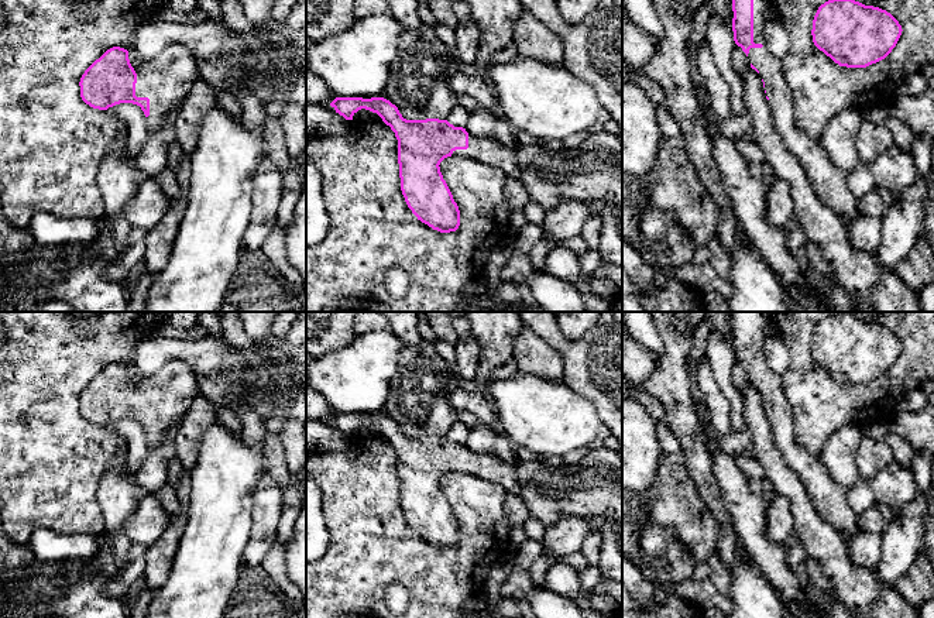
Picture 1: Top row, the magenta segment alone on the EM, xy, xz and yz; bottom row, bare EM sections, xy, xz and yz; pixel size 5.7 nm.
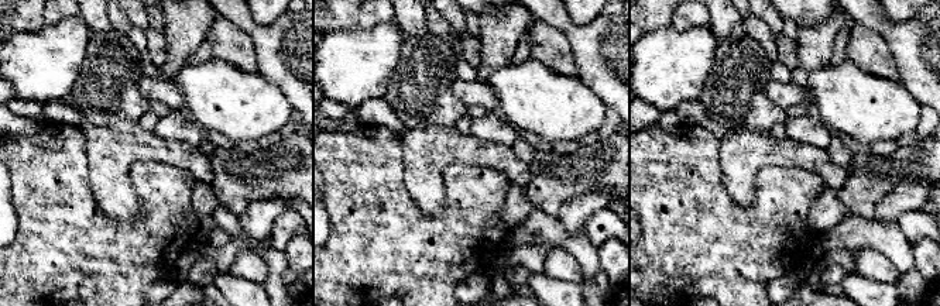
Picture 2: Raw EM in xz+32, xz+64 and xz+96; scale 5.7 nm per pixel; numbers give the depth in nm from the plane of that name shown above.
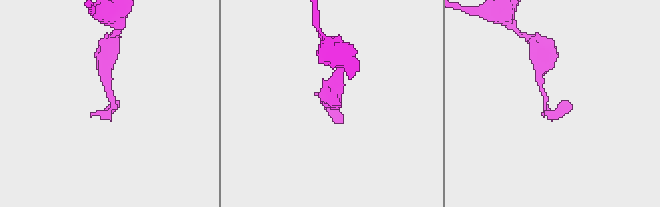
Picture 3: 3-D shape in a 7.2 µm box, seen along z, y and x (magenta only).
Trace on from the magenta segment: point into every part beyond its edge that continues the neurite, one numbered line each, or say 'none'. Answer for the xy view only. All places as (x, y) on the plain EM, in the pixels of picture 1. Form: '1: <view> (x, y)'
1: xy (167, 395)

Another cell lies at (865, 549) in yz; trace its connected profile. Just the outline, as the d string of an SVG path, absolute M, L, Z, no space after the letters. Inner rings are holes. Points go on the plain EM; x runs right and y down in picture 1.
M859 532L847 545L854 563L872 570L878 567L883 547L882 533Z

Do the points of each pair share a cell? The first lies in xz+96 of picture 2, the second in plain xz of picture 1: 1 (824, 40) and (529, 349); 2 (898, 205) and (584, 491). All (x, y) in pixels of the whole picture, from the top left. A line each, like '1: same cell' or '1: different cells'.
1: different cells
2: different cells

